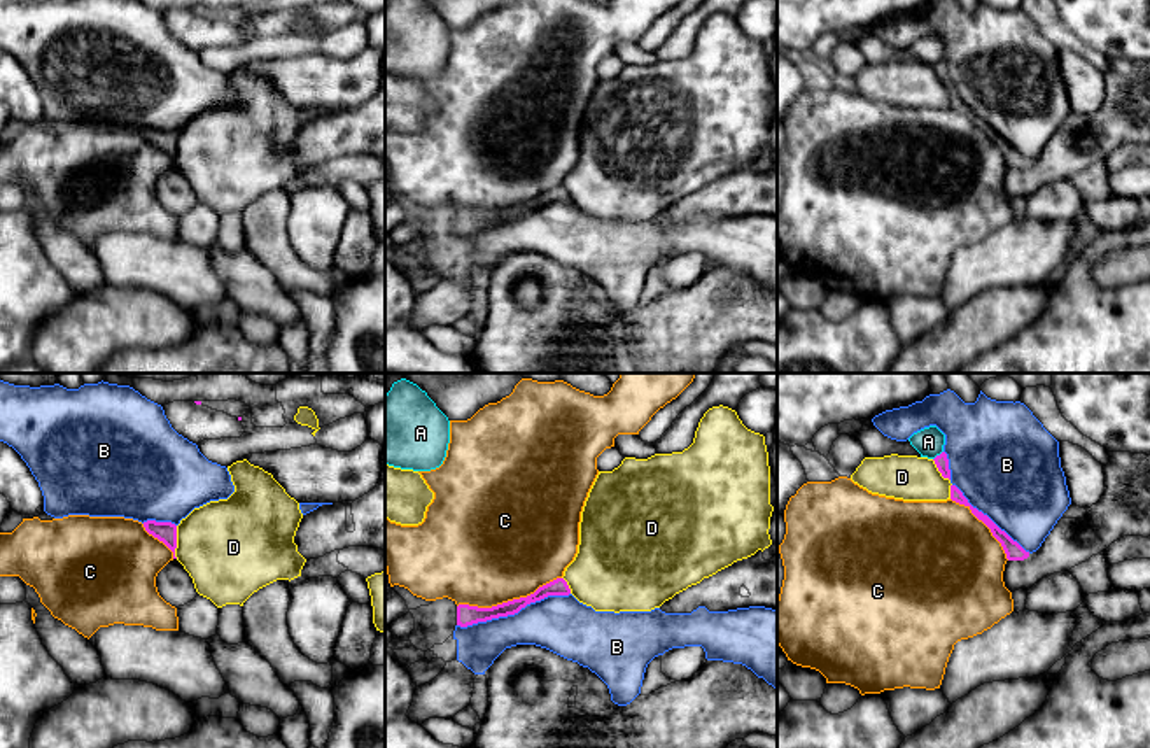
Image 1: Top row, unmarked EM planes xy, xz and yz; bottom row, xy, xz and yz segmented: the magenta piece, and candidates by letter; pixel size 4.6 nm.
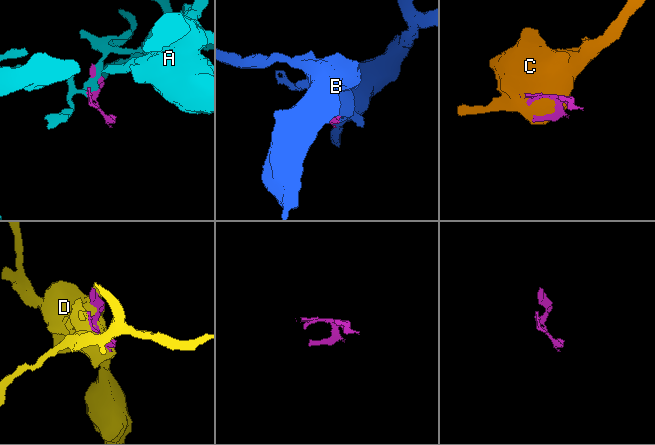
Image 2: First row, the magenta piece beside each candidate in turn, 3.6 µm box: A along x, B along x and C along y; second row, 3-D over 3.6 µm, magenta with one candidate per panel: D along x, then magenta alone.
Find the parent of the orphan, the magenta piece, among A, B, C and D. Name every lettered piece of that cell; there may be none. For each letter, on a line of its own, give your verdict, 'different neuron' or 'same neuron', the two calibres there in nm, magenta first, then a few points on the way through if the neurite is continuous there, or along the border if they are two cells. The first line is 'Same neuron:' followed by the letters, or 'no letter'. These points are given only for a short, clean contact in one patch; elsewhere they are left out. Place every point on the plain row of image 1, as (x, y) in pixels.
Same neuron: no letter
A: different neuron | 60/140 nm
B: different neuron | 100/260 nm
C: different neuron | 100/500 nm
D: different neuron | 100/440 nm

